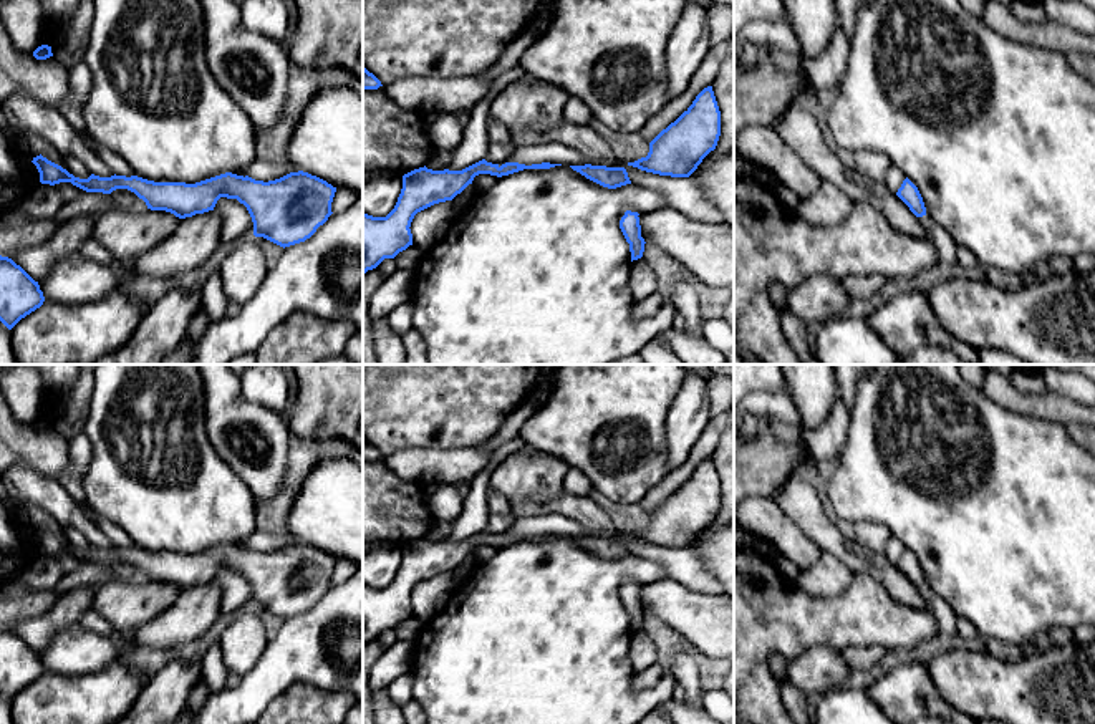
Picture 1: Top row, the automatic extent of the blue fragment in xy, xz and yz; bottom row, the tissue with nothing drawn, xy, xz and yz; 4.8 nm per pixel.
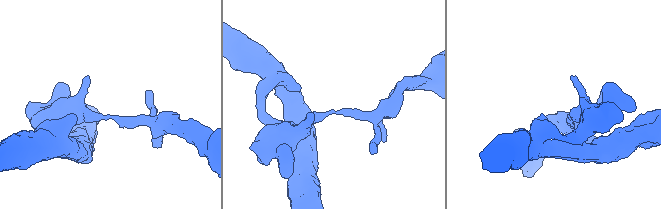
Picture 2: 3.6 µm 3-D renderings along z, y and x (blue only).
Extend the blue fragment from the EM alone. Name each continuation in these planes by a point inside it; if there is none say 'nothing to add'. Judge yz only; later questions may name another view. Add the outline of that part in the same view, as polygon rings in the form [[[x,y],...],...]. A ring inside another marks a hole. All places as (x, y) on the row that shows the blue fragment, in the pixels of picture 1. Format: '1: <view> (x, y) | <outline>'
nothing to add

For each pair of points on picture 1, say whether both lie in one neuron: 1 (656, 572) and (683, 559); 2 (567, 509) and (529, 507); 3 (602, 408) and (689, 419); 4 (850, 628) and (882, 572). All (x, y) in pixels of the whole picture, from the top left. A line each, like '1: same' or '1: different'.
1: different
2: same
3: different
4: different

